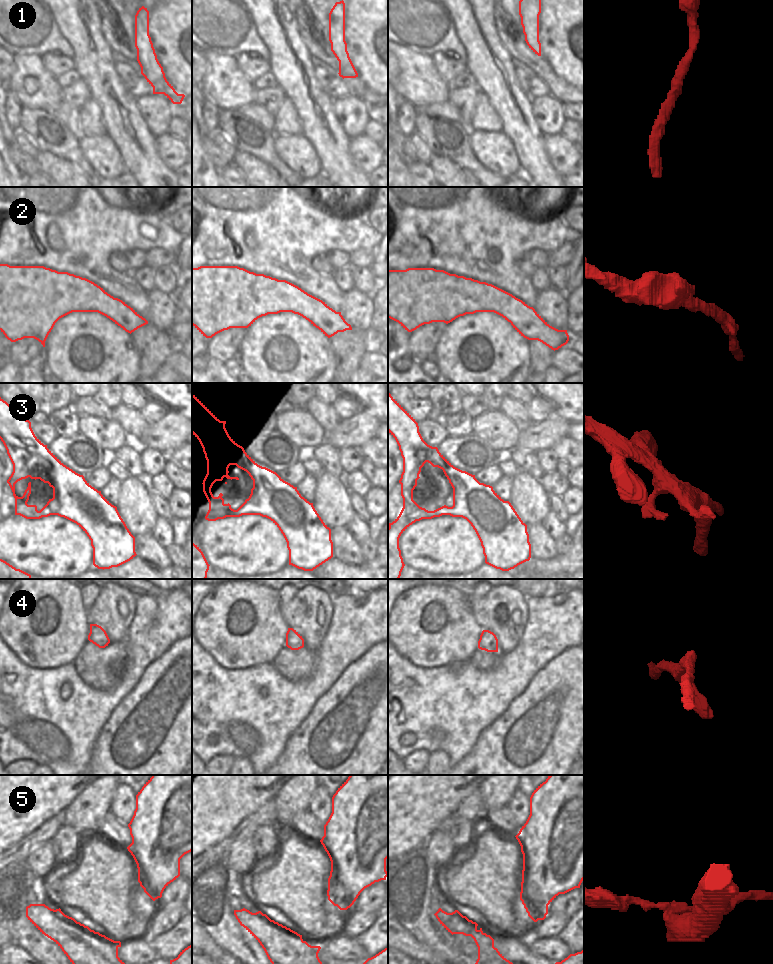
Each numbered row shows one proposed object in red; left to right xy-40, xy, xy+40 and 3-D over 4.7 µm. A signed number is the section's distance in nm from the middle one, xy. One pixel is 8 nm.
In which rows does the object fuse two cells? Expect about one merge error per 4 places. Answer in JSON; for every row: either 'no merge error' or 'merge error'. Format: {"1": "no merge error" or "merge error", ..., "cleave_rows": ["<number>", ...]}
{"1": "no merge error", "2": "no merge error", "3": "no merge error", "4": "no merge error", "5": "merge error", "cleave_rows": ["5"]}

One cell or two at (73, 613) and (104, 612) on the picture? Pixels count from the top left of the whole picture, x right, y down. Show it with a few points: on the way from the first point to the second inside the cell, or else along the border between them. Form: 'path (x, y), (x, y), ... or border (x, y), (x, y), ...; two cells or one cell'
border (86, 612), (90, 623); two cells

